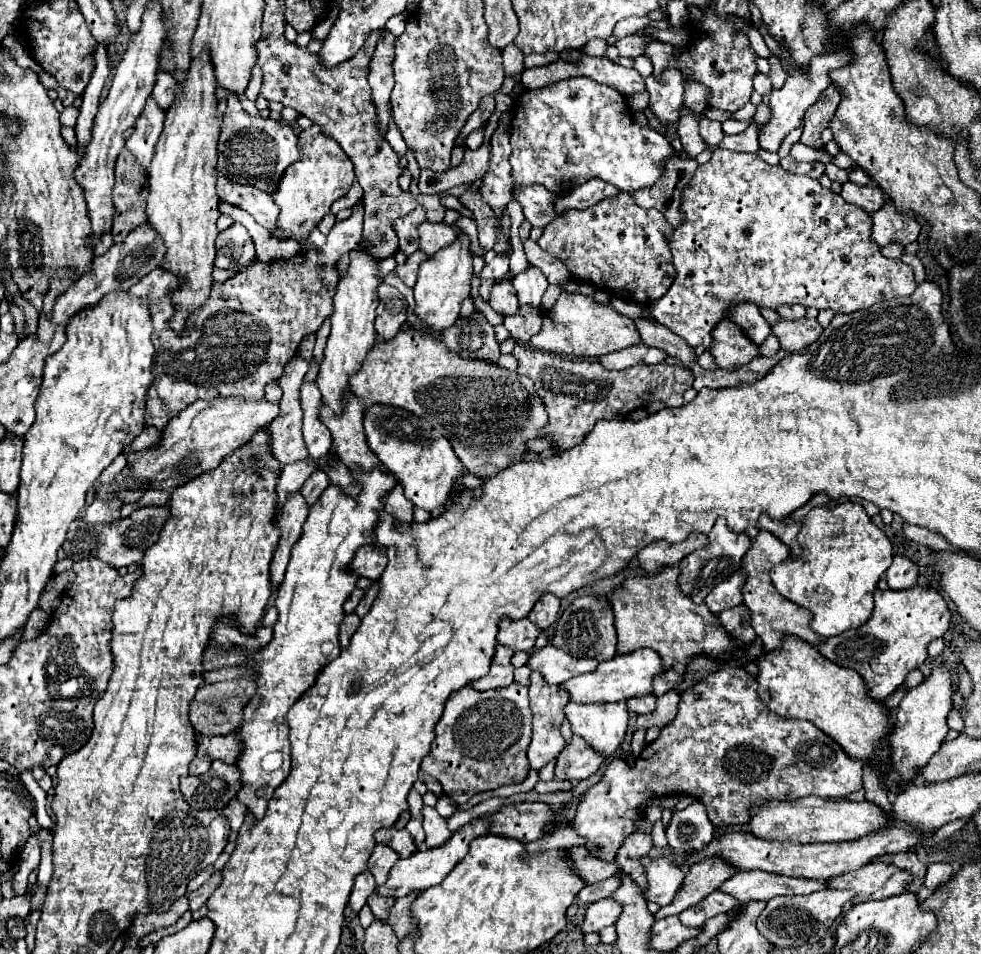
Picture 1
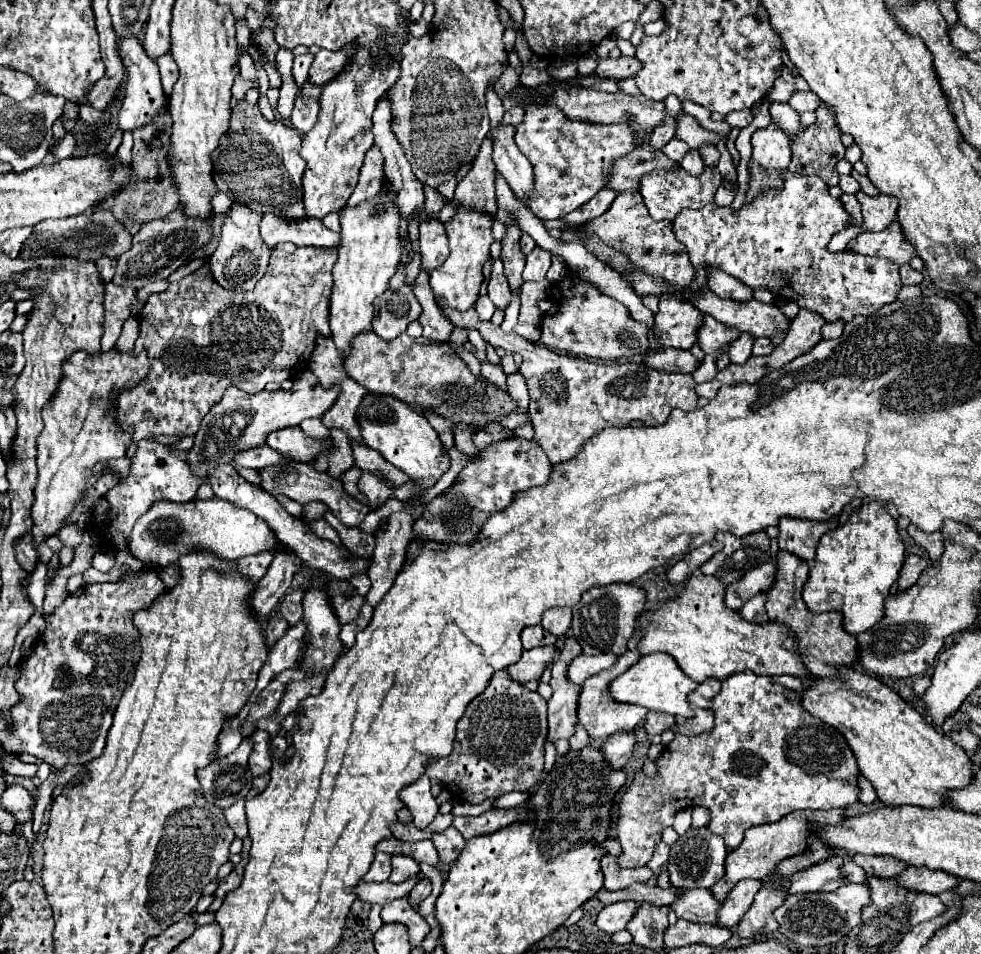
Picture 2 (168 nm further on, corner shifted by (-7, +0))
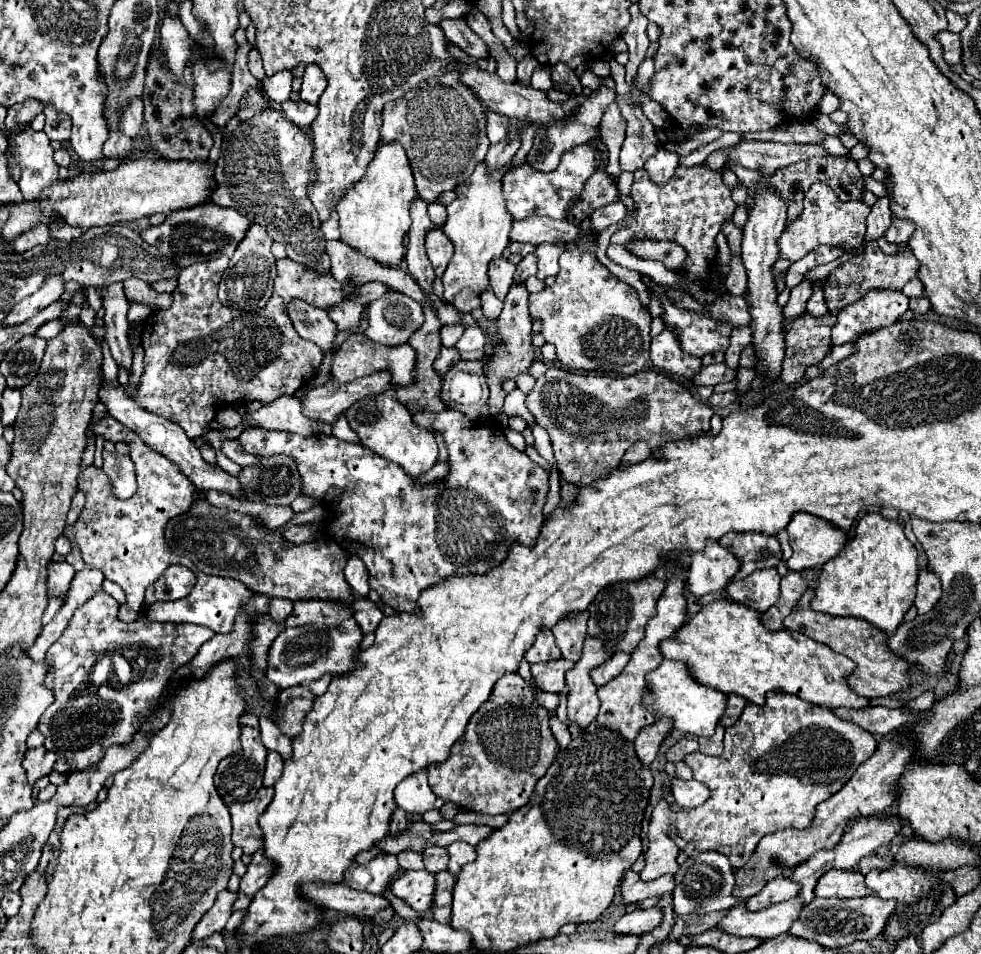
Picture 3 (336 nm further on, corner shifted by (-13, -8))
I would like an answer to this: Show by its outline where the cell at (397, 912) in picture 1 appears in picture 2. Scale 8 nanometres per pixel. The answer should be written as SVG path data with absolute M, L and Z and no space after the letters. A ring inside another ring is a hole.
M422 879L414 889L412 889L412 893L408 895L408 903L420 903L424 897L428 897L430 895L430 891L432 891L432 885L430 885L430 879Z

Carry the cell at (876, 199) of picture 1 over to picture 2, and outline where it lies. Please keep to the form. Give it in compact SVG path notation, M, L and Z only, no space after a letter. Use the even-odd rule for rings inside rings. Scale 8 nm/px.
M862 191L856 193L856 199L862 207L862 225L852 227L854 235L864 233L864 231L882 231L886 225L890 225L896 219L896 209L898 209L898 199L890 195L866 195Z

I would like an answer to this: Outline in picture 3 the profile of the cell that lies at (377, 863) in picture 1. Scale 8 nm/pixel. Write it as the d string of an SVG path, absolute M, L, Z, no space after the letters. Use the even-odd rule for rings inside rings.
M408 871L392 883L392 893L406 901L414 911L430 911L434 907L436 877L428 871Z

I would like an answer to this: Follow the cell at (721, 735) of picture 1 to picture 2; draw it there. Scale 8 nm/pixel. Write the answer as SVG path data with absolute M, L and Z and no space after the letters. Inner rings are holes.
M744 671L744 673L734 673L734 675L728 675L720 681L720 691L718 695L712 699L712 713L714 713L714 727L712 731L706 731L702 735L680 735L676 733L674 739L666 745L666 749L660 753L658 761L656 761L656 777L646 777L644 773L636 773L634 775L634 781L632 785L624 791L622 799L618 801L618 815L616 819L612 819L610 823L610 829L614 829L614 837L616 841L622 845L622 855L618 855L618 865L620 867L642 867L650 861L652 857L652 851L654 851L654 845L660 841L662 837L662 831L666 827L670 827L674 823L674 815L676 811L680 809L686 809L686 807L696 807L696 805L702 805L702 807L708 807L710 809L710 821L708 821L708 827L722 835L724 837L724 843L728 849L734 849L738 847L738 843L742 841L742 835L746 829L750 827L756 827L756 825L764 825L764 823L772 823L772 821L778 821L782 817L786 817L788 813L792 811L800 811L800 809L840 809L840 807L848 807L852 803L858 801L858 795L860 795L860 787L858 787L858 765L856 765L856 759L854 759L854 753L852 749L848 747L846 739L832 727L828 727L826 723L822 723L818 717L810 717L804 707L800 705L800 697L796 691L790 691L778 683L772 683L770 679L762 677L762 675L754 675L750 671Z

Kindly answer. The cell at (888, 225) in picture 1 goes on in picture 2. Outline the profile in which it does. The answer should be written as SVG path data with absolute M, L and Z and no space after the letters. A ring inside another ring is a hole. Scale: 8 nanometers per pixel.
M892 221L880 233L862 233L862 235L858 235L854 241L848 243L848 247L862 253L862 255L886 257L886 259L894 261L896 265L908 263L916 253L914 245L906 241L898 221Z

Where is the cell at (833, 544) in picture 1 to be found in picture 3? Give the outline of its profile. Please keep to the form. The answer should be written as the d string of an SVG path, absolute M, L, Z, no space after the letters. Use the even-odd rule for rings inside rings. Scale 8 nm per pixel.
M868 513L856 525L854 539L822 567L812 609L838 617L858 617L886 633L894 633L906 611L914 605L916 557L916 549L906 539L904 527L898 521L888 521L880 513Z

